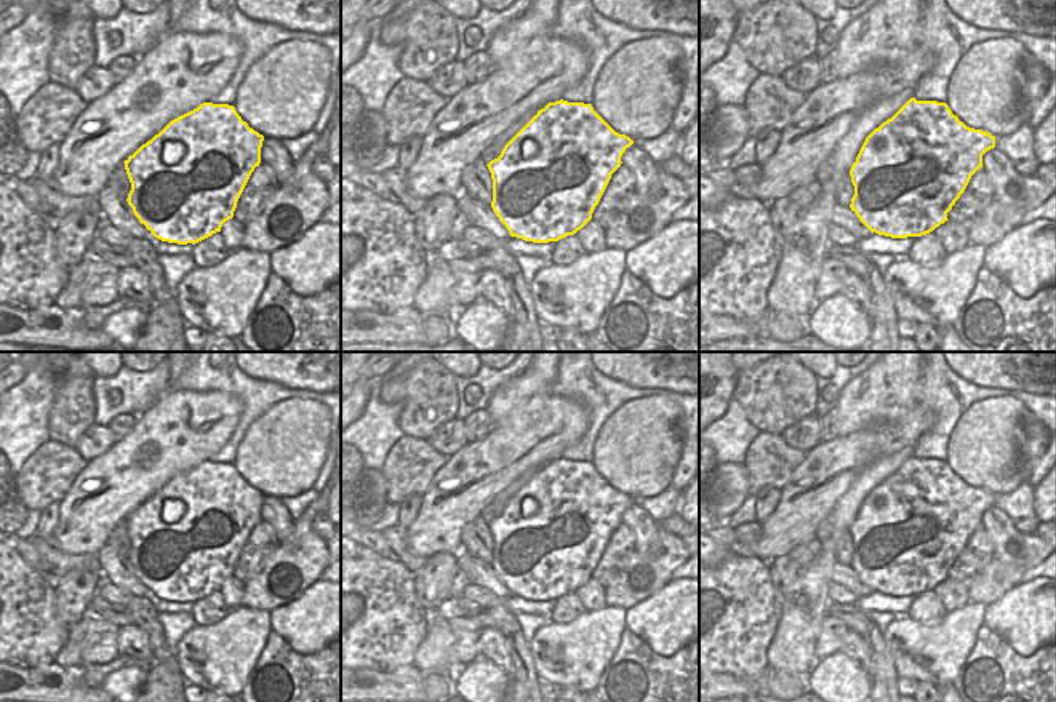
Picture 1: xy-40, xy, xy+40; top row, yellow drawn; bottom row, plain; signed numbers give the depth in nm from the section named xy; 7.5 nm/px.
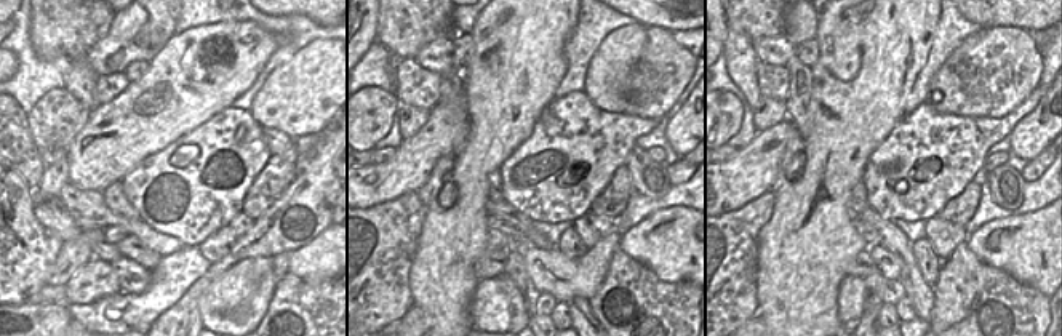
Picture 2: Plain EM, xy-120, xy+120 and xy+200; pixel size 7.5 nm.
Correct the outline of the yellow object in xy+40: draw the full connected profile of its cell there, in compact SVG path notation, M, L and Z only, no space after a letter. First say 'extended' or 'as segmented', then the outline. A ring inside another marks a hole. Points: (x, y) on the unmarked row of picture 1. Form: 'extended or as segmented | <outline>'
as segmented | M910 456L891 477L866 496L850 528L854 544L850 566L872 592L891 596L926 593L949 579L947 571L965 550L971 534L982 526L982 513L994 505L995 494L966 485L946 461Z

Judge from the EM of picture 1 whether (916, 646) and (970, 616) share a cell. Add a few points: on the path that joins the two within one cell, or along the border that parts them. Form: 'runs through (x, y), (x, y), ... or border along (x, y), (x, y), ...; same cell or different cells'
runs through (928, 646), (940, 646), (957, 629); same cell

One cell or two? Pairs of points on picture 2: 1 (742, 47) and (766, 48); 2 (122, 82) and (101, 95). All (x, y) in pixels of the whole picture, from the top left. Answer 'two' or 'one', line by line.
1: two
2: one

